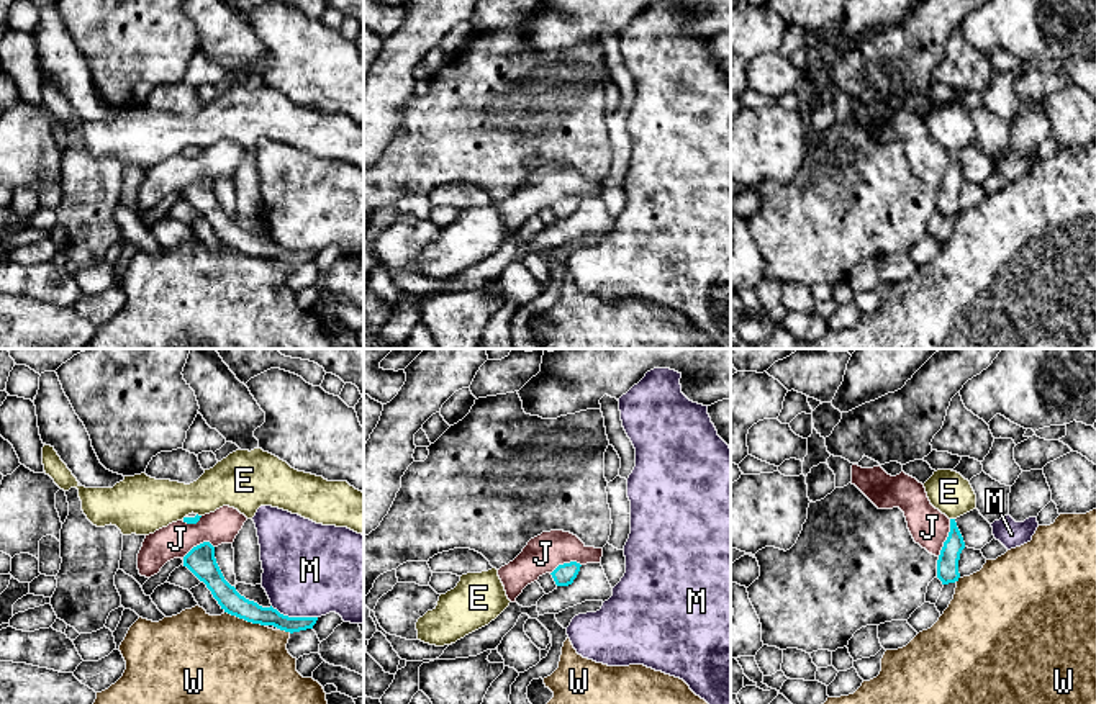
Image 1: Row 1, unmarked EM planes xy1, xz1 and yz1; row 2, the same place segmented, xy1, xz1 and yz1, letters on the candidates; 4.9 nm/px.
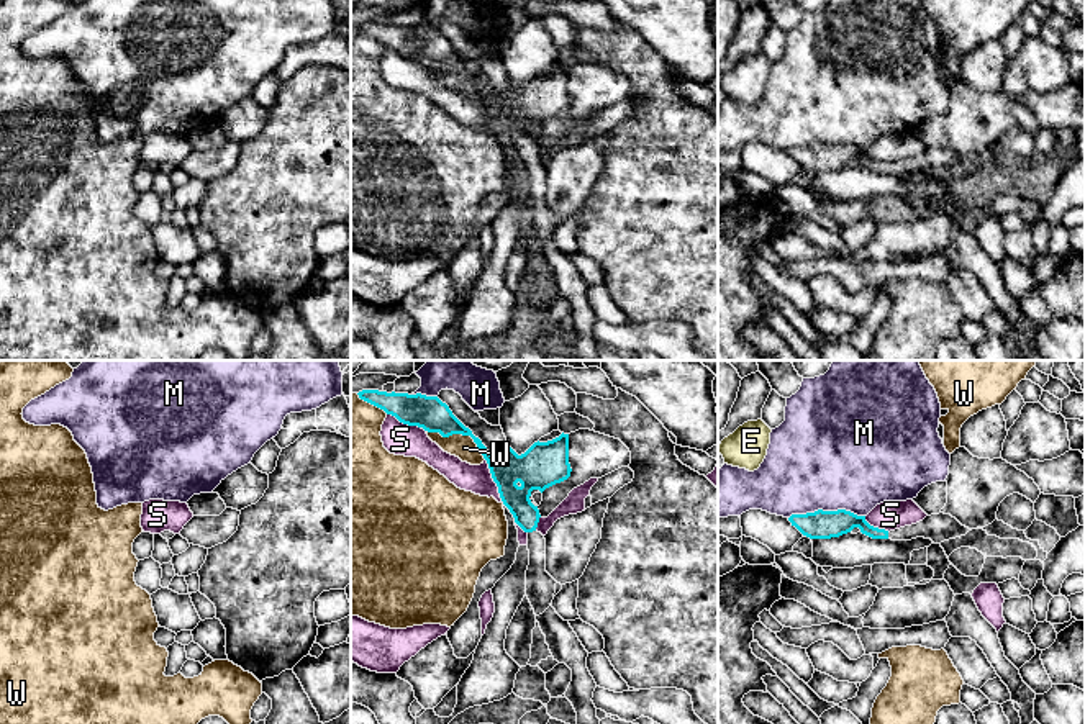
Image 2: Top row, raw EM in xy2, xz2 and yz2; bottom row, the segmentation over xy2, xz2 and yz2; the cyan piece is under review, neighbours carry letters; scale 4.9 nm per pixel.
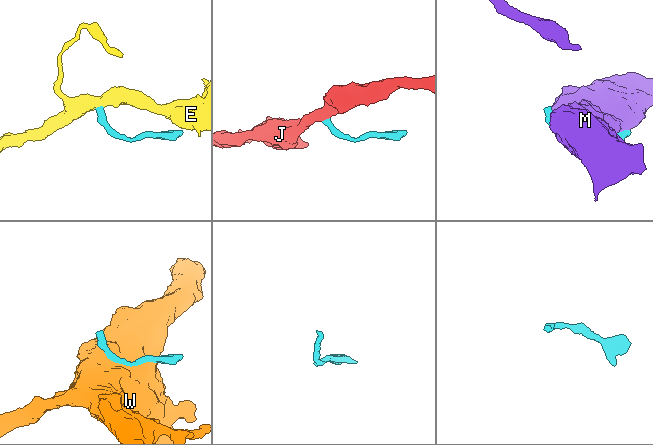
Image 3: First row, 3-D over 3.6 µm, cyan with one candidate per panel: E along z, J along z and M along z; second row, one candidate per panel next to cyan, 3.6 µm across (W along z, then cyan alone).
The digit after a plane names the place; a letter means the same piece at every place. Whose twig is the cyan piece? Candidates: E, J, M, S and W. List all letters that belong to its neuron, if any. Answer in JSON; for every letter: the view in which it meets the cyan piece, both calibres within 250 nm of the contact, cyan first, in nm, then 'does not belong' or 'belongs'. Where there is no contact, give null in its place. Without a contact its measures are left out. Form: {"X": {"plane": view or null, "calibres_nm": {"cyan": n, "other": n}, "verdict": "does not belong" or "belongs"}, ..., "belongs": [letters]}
{"E": {"plane": "yz1", "calibres_nm": {"cyan": 110, "other": 200}, "verdict": "does not belong"}, "J": {"plane": "yz1", "calibres_nm": {"cyan": 110, "other": 190}, "verdict": "does not belong"}, "M": {"plane": "yz2", "calibres_nm": {"cyan": 140, "other": 480}, "verdict": "does not belong"}, "S": {"plane": "xz2", "calibres_nm": {"cyan": 220, "other": 140}, "verdict": "does not belong"}, "W": {"plane": "xz2", "calibres_nm": {"cyan": 160, "other": 120}, "verdict": "does not belong"}, "belongs": []}

